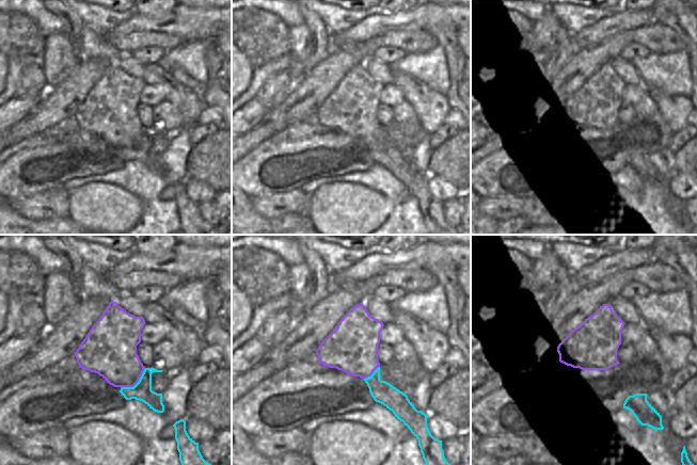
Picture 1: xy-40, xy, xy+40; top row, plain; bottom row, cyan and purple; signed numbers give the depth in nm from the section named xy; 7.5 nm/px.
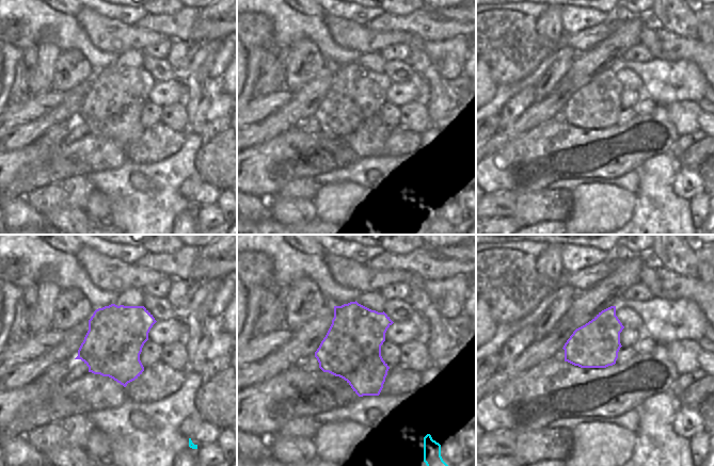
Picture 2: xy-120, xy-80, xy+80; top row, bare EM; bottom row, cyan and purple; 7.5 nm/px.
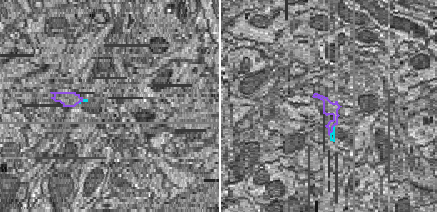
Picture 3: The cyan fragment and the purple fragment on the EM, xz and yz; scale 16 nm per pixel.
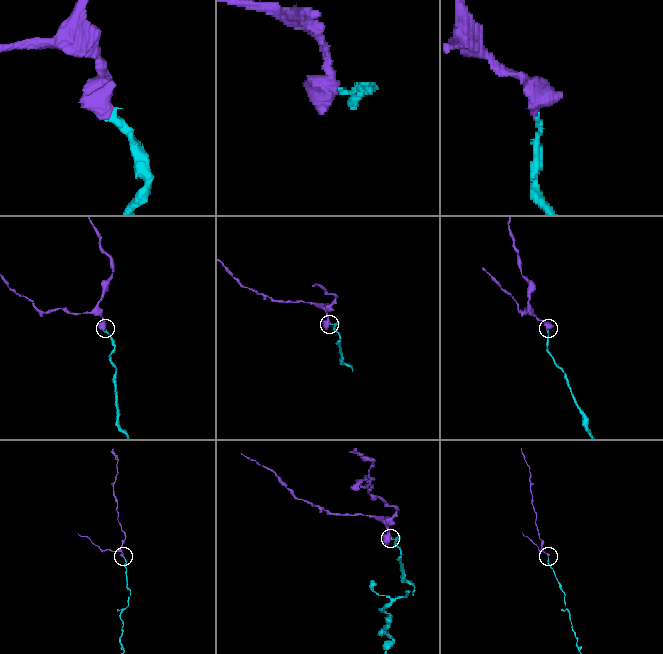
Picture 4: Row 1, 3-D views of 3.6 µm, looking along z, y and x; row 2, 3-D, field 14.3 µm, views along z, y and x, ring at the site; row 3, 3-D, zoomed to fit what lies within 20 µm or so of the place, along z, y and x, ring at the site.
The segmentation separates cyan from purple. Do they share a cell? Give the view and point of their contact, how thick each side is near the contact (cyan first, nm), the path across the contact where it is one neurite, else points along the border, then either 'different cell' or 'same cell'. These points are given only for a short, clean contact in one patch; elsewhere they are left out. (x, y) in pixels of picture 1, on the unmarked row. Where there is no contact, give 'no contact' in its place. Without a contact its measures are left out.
meets cyan in xy-40 at (137, 144); 140 nm thick on the cyan side, 340 nm on the other; runs through xy-40 (142, 151), (137, 144), (114, 119); same cell

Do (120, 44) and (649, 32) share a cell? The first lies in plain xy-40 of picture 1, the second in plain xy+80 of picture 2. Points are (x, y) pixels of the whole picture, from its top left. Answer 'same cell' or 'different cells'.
same cell

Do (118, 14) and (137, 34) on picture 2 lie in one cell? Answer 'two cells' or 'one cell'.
two cells

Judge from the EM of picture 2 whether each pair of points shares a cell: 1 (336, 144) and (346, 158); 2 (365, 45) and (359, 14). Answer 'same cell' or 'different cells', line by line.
1: same cell
2: different cells

